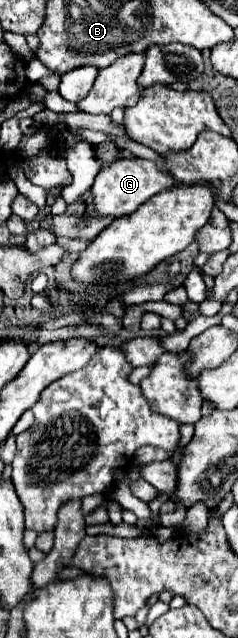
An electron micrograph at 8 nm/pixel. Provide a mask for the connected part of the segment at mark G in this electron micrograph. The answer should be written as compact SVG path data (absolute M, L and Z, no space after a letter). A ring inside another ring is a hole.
M118 159L112 165L100 169L92 185L92 205L98 215L104 217L124 217L134 213L144 201L154 197L156 193L168 189L174 181L164 175L152 161L146 159Z

